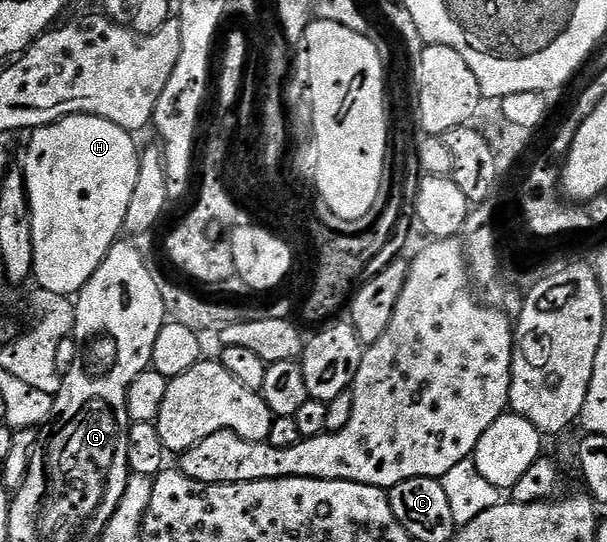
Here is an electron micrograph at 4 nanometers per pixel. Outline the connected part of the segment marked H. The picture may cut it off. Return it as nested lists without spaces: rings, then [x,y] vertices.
[[[74,114],[68,118],[62,118],[60,122],[54,122],[43,126],[39,130],[30,131],[31,143],[27,146],[27,160],[23,164],[24,177],[27,179],[27,192],[32,210],[33,226],[33,270],[34,281],[41,289],[48,289],[51,292],[66,294],[68,296],[78,295],[85,283],[91,279],[93,272],[105,260],[105,256],[111,251],[111,245],[120,241],[125,230],[125,216],[129,212],[129,204],[133,200],[134,189],[137,188],[139,172],[140,147],[135,147],[135,142],[130,133],[113,124],[108,118],[98,118],[88,114]]]

